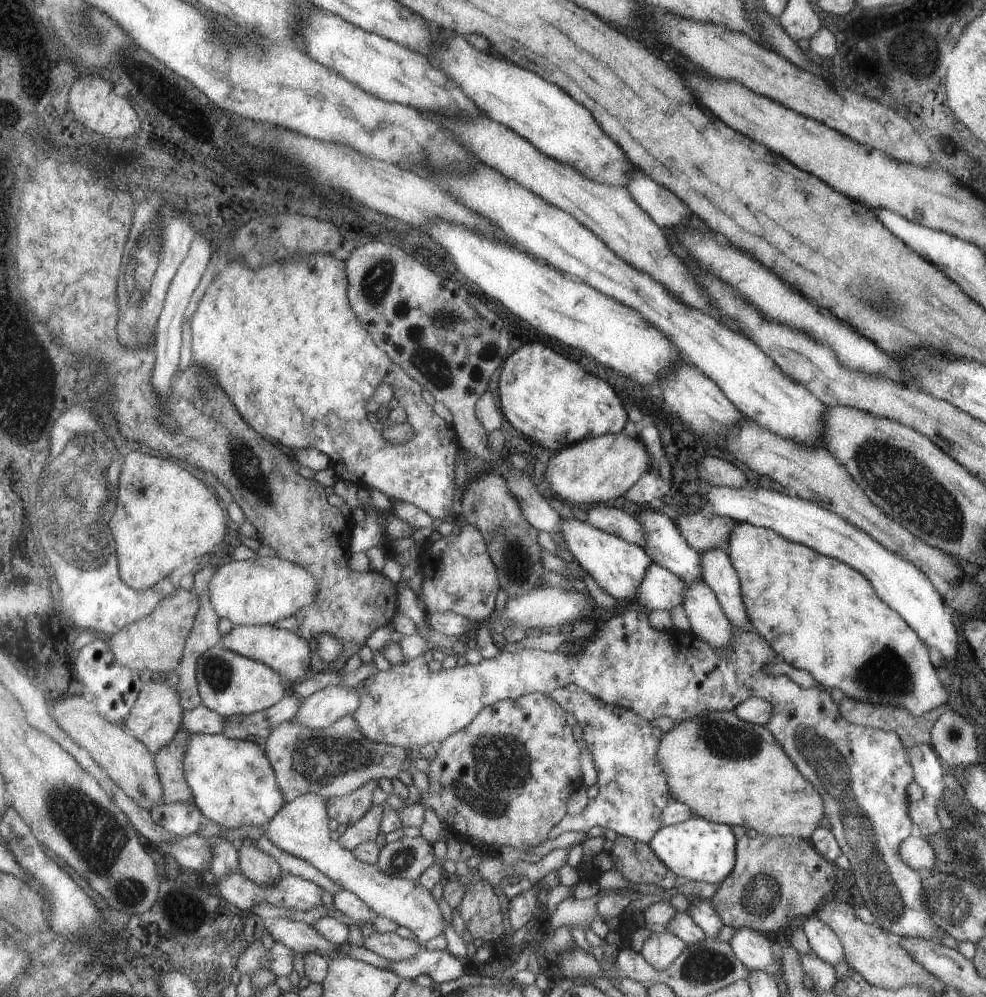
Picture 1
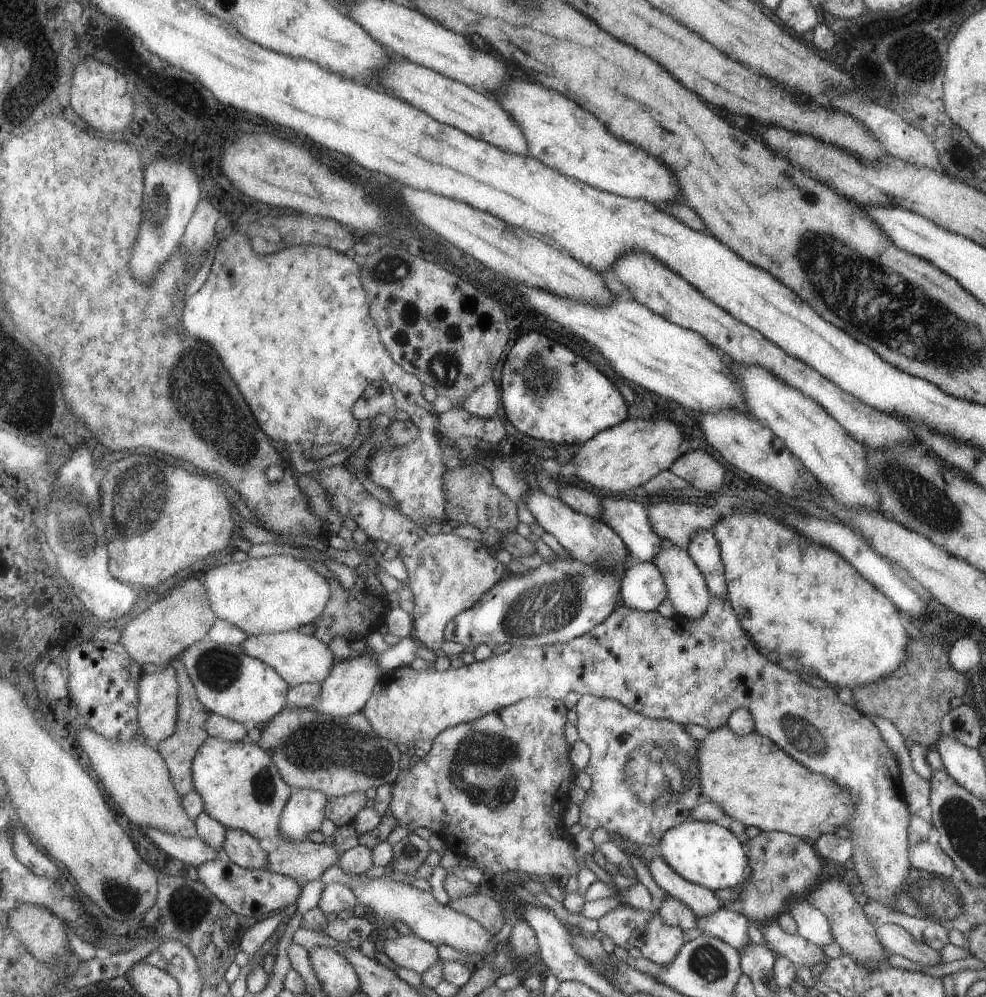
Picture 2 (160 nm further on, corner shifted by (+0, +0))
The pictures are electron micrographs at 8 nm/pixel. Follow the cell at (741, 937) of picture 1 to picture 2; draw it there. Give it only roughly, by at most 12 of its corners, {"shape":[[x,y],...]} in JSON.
{"shape":[[721,906],[696,920],[702,934],[737,952],[751,944],[750,923]]}

